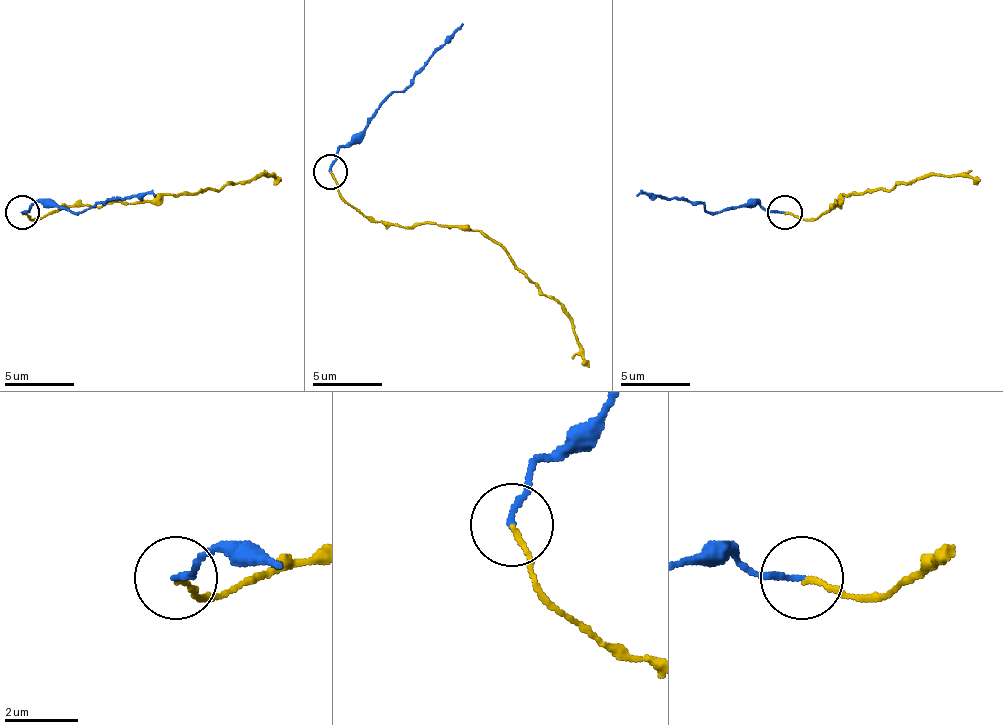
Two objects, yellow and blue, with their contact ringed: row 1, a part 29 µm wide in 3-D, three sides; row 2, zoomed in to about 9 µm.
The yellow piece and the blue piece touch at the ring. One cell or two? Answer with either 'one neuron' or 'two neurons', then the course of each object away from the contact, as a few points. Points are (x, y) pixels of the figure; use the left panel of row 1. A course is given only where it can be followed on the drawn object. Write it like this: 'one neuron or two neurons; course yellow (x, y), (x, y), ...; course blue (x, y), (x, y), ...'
two neurons; course yellow (21, 215), (42, 218), (70, 204), (143, 204), (174, 194), (219, 190), (254, 176), (281, 180); course blue (21, 211), (28, 211), (39, 201), (84, 211), (111, 197), (153, 197)

